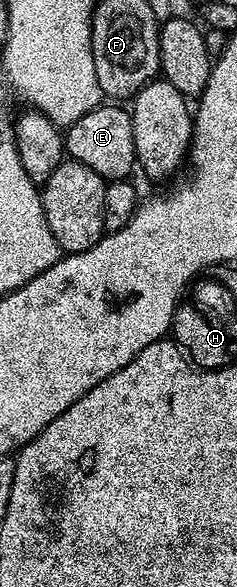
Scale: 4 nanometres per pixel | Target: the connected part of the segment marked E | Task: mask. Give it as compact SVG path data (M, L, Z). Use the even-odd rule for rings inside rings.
M100 105L84 113L80 121L76 121L64 131L67 156L80 161L80 165L88 165L92 173L100 173L100 177L107 181L130 179L133 171L136 171L130 111L122 107L125 106Z

